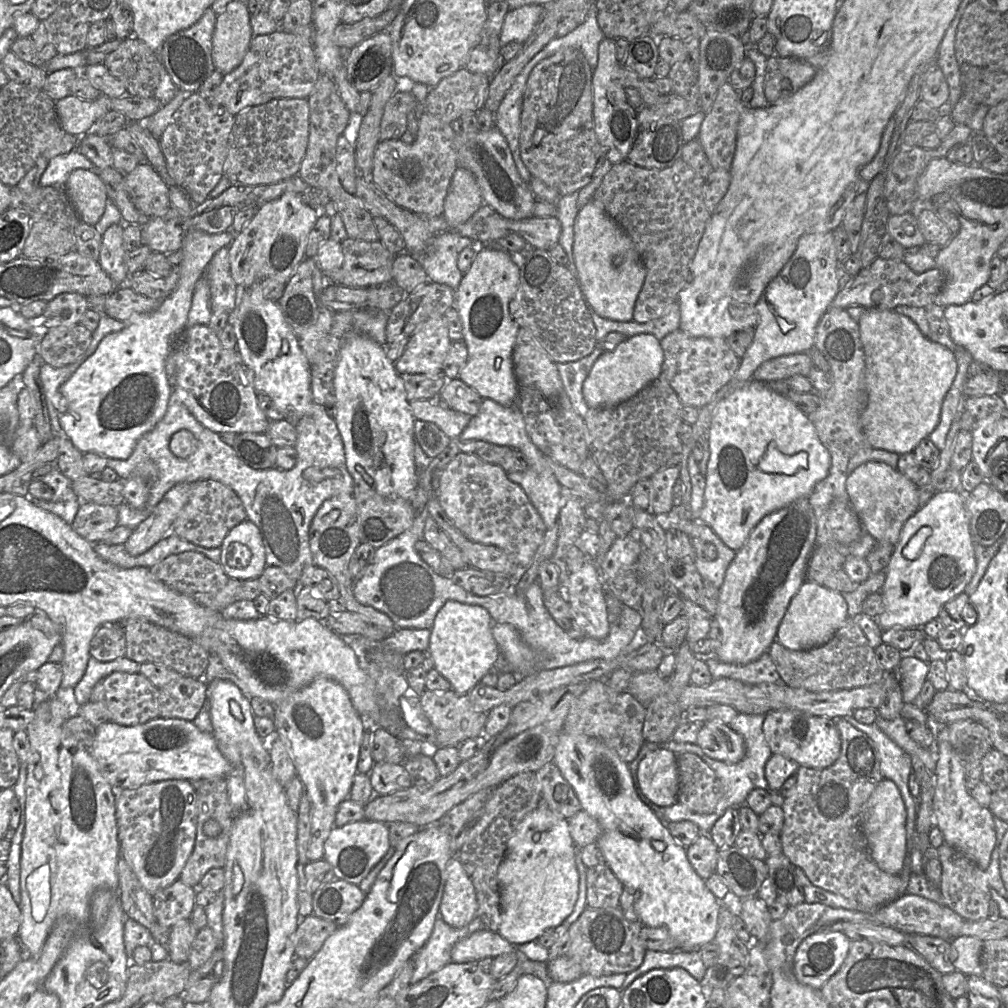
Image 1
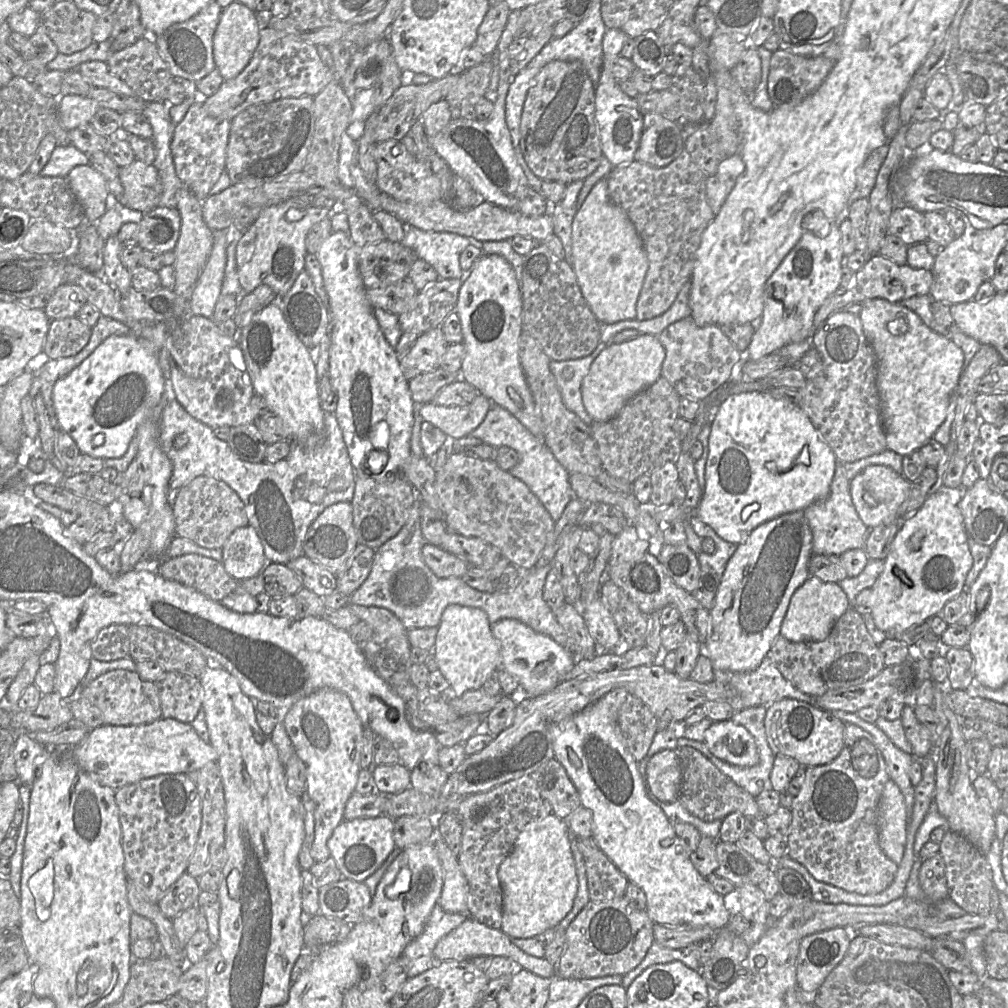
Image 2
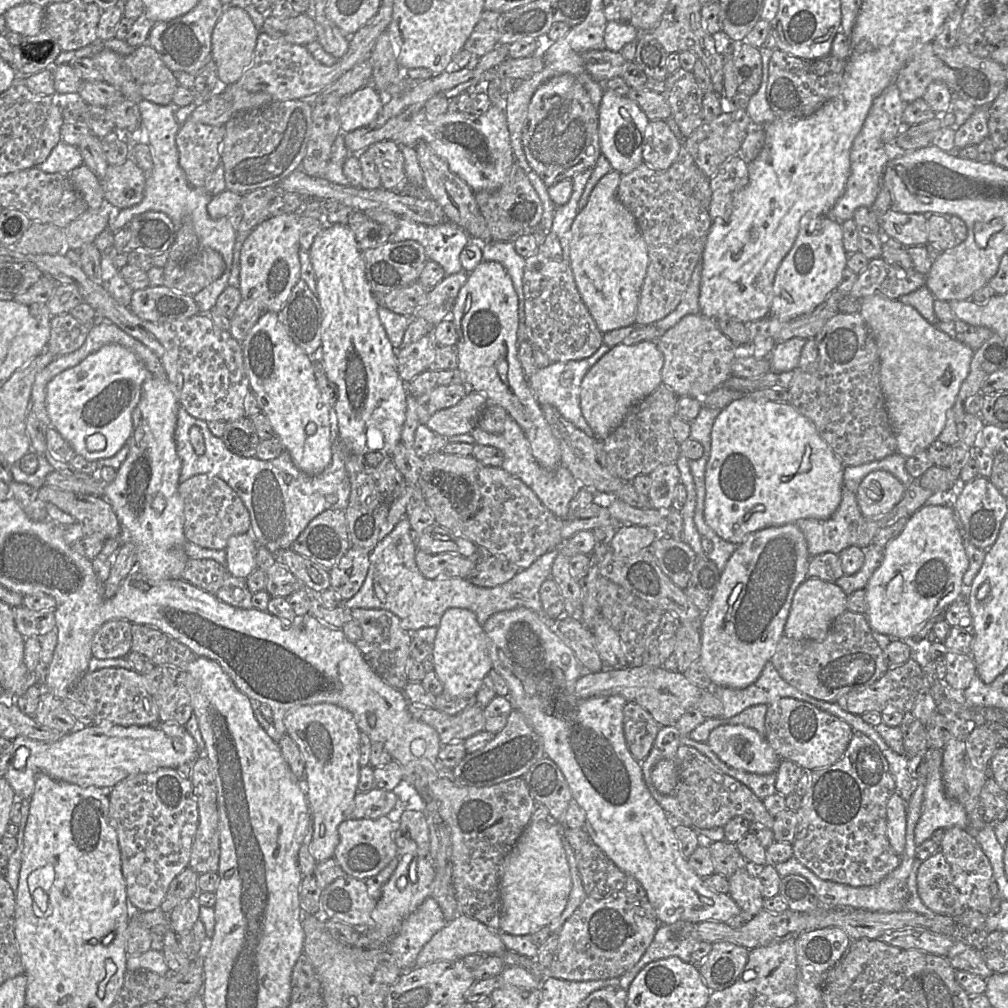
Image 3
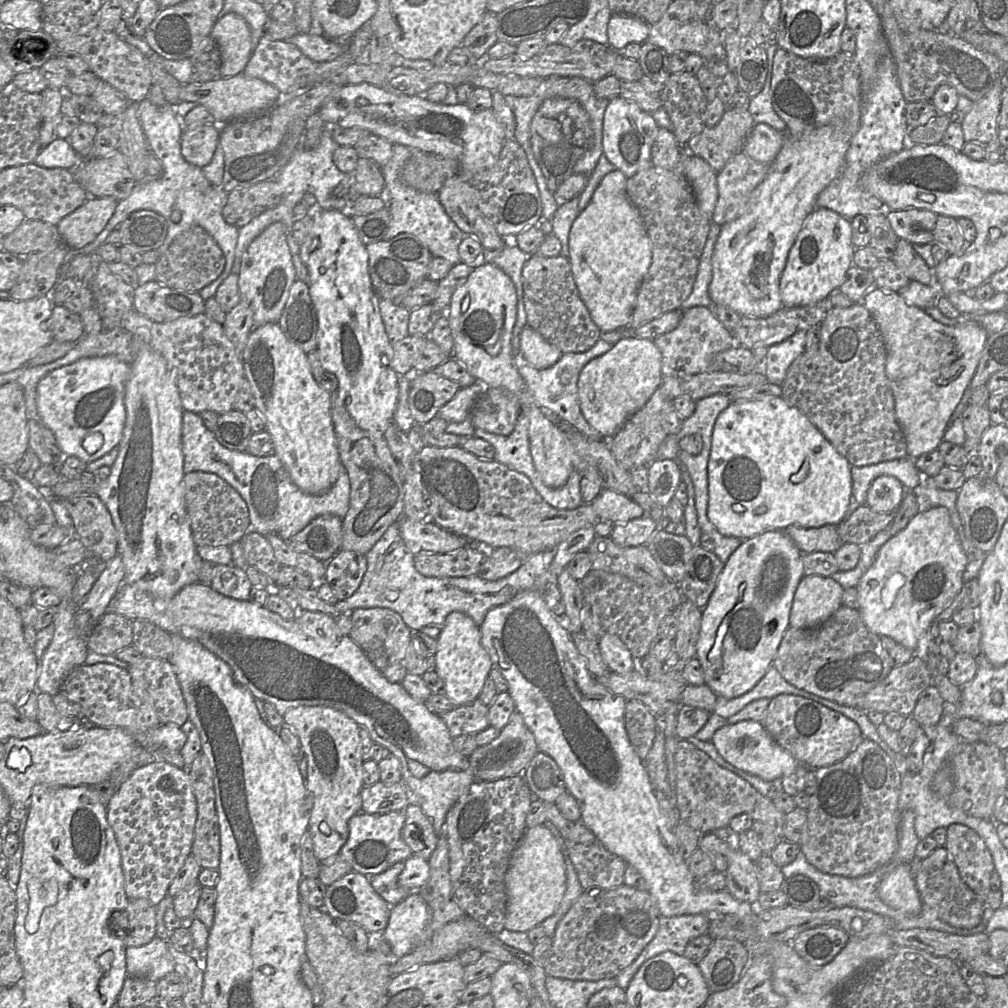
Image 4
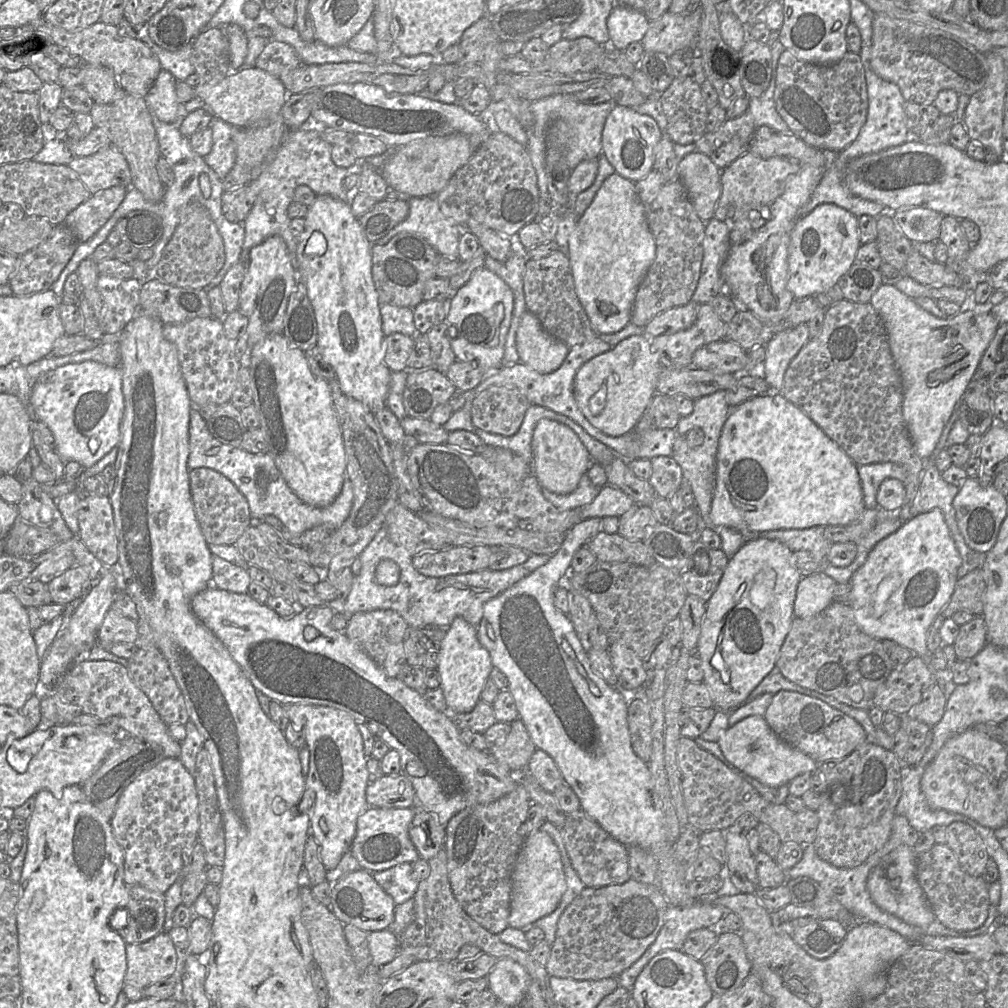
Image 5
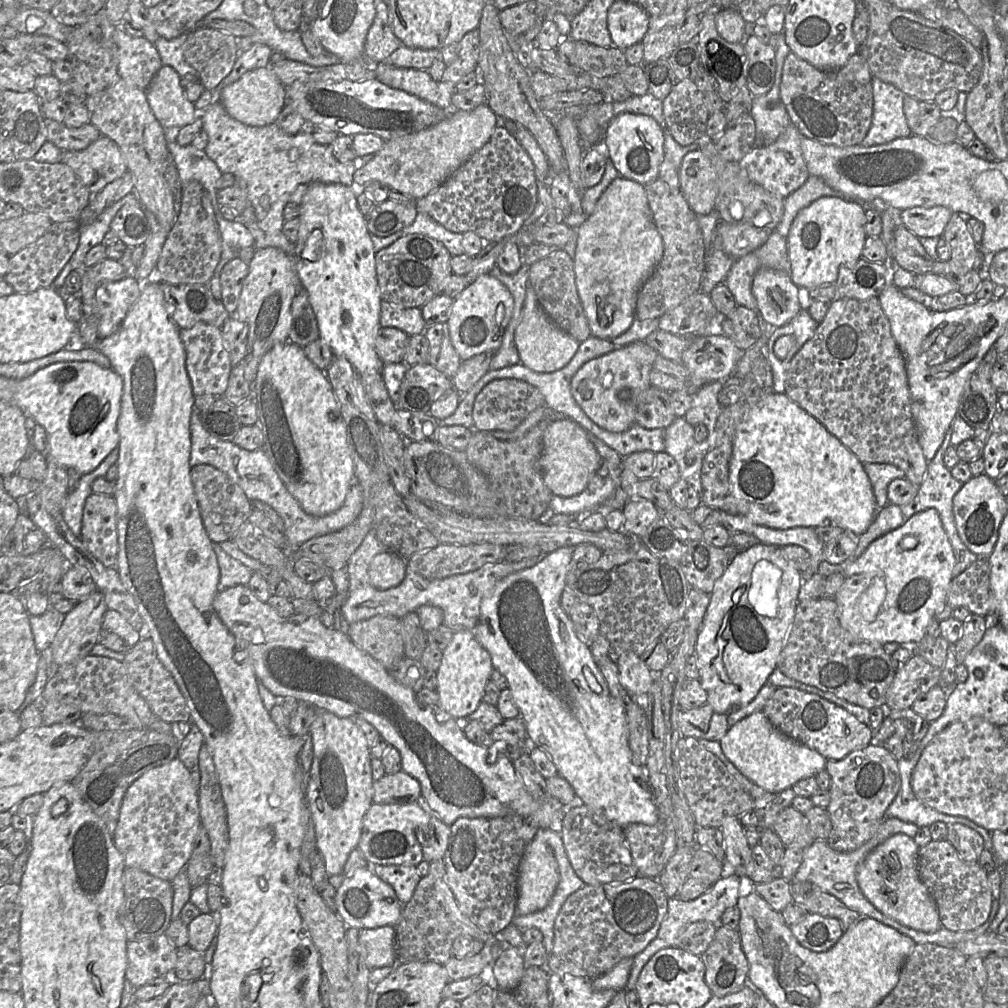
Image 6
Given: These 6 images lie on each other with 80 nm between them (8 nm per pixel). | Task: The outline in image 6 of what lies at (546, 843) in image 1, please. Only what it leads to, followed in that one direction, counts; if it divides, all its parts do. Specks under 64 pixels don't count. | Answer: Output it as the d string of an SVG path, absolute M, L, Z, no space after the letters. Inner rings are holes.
M534 838L525 847L518 868L516 915L525 916L544 909L558 882L558 864L553 850Z

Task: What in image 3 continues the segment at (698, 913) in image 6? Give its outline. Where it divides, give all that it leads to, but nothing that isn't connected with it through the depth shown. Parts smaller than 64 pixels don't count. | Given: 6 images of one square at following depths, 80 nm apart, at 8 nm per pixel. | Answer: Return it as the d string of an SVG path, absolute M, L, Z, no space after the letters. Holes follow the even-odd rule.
M679 921L674 924L660 924L652 943L641 959L620 977L620 986L627 991L637 974L649 963L676 956L686 963L696 945L701 942L693 937L695 923Z

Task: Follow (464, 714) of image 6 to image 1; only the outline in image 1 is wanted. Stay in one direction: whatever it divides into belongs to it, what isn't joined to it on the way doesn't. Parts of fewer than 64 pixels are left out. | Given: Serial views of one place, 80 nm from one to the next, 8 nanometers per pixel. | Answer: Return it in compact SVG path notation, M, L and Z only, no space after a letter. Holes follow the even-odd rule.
M449 600L437 613L431 628L428 650L434 661L434 668L451 684L451 689L459 695L467 694L481 682L489 669L499 663L500 649L493 637L493 619L482 606L469 605Z

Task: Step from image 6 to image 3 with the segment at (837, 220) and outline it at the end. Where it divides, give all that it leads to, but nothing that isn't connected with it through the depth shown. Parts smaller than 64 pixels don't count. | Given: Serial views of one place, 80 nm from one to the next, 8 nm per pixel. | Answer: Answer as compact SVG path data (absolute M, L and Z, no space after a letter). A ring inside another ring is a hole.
M806 213L801 218L795 241L775 274L770 315L780 320L790 320L813 311L837 289L847 266L849 254L843 246L842 222L823 216L820 233L811 234L808 225L813 216L813 213Z

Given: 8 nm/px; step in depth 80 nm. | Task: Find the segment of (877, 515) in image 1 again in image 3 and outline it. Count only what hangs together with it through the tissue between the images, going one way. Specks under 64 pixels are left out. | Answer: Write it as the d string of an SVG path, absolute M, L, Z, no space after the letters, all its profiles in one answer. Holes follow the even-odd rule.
M875 470L861 481L855 496L864 517L884 515L900 502L906 487L890 472Z

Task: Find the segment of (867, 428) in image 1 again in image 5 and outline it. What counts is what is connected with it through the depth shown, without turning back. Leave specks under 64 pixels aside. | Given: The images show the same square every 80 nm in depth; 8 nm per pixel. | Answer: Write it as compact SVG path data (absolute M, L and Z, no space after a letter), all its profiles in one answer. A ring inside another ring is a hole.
M885 283L873 294L870 303L883 320L891 354L901 376L903 418L914 449L921 459L930 459L956 403L967 390L1000 323L990 312L976 312L971 309L963 309L956 316L946 319L938 318L921 308L914 299L899 291L894 285Z

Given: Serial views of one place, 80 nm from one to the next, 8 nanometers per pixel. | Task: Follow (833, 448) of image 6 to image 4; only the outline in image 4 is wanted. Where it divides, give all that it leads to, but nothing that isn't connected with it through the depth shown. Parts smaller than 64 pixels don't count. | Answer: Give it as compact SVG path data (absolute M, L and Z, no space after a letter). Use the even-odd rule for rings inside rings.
M764 397L761 400L731 402L716 419L708 461L708 507L707 516L717 531L724 536L747 540L772 530L784 530L789 526L804 528L839 525L848 515L852 496L851 467L835 447L799 409L789 405L781 397Z

